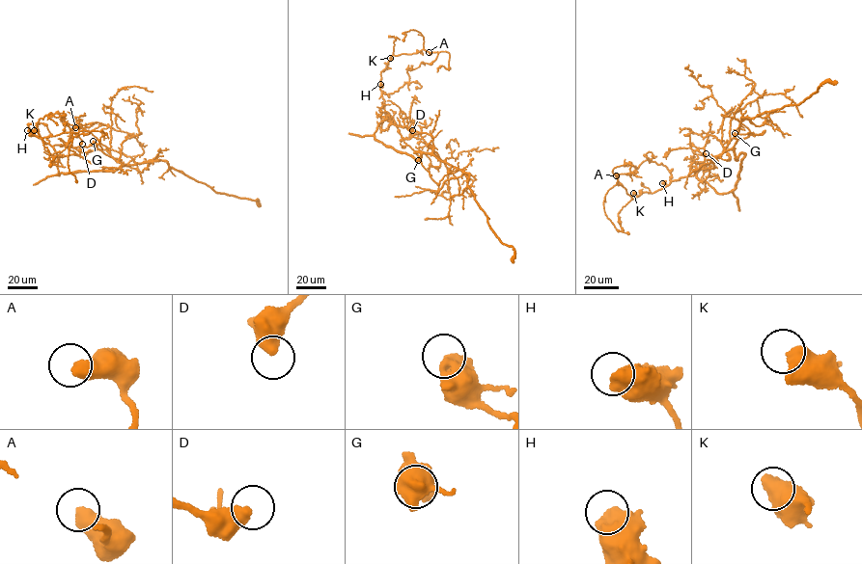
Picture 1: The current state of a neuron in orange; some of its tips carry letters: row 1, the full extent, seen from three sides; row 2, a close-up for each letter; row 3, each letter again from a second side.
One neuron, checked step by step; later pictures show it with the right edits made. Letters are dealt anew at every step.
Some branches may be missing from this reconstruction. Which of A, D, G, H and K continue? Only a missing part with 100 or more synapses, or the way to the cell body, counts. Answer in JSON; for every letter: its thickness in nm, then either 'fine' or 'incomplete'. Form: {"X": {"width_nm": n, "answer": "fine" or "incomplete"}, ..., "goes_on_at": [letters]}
{"A": {"width_nm": 550, "answer": "fine"}, "D": {"width_nm": 550, "answer": "fine"}, "G": {"width_nm": 650, "answer": "fine"}, "H": {"width_nm": 650, "answer": "fine"}, "K": {"width_nm": 600, "answer": "fine"}, "goes_on_at": []}

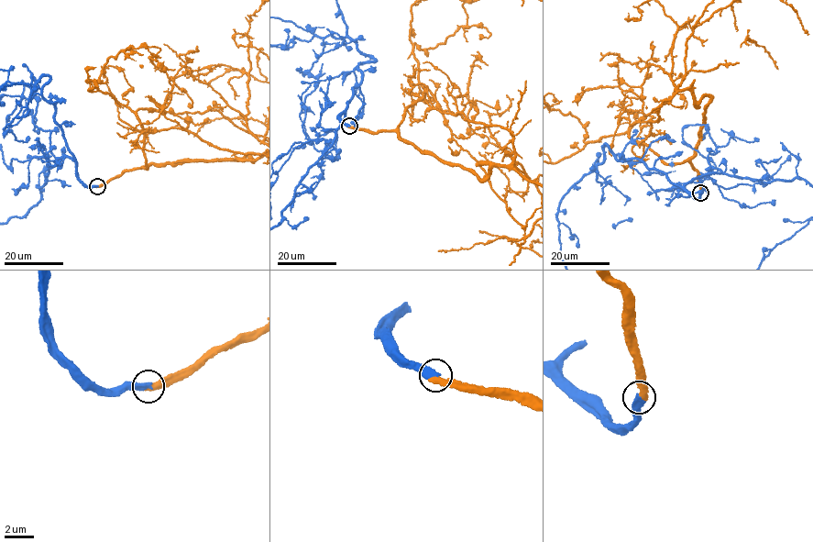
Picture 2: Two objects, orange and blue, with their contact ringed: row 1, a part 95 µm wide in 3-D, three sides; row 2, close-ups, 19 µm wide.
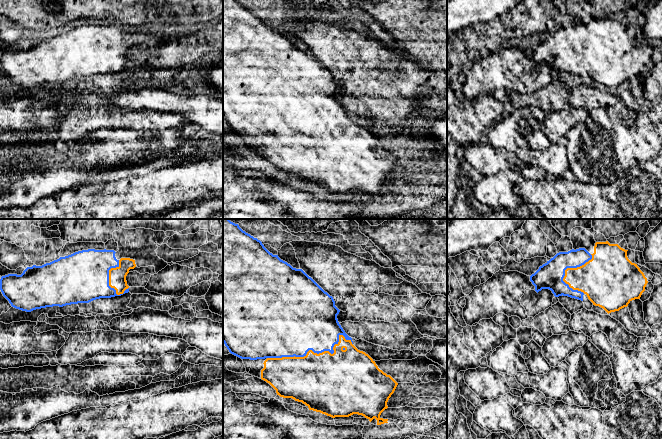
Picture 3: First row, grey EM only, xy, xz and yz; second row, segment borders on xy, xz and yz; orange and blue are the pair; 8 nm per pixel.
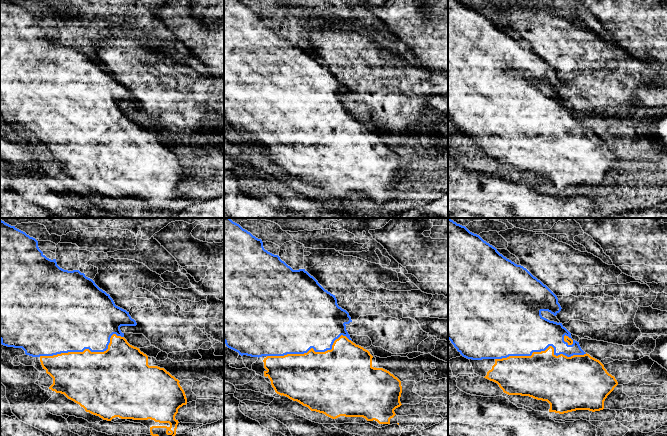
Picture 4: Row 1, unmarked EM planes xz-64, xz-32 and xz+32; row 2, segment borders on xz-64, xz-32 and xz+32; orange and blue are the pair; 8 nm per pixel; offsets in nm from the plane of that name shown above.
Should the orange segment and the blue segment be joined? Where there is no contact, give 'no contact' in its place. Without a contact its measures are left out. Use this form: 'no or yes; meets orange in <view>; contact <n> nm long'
yes; meets orange in xz; contact 700 nm long

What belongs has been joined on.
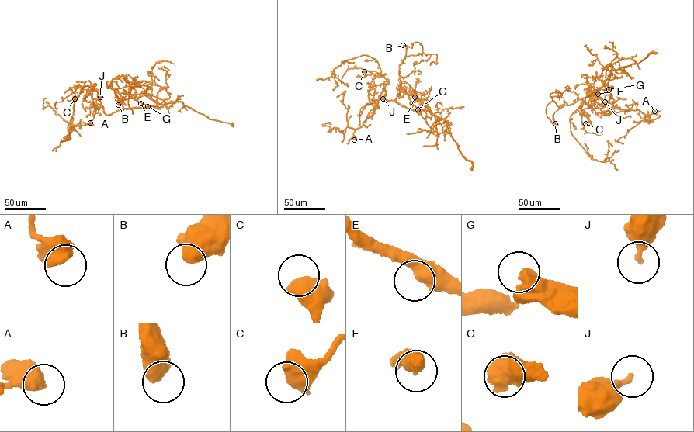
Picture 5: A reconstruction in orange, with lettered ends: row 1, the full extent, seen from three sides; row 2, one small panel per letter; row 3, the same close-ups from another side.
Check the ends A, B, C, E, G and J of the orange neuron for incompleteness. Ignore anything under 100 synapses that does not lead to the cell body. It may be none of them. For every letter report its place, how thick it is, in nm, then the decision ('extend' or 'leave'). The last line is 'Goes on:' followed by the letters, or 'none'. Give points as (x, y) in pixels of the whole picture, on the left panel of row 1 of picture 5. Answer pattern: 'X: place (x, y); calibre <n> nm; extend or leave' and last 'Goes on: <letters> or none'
A: place (90, 122); calibre 440 nm; leave
B: place (118, 105); calibre 700 nm; leave
C: place (74, 98); calibre 600 nm; leave
E: place (140, 103); calibre 440 nm; leave
G: place (147, 106); calibre 600 nm; extend
J: place (100, 97); calibre 360 nm; leave
Goes on: G

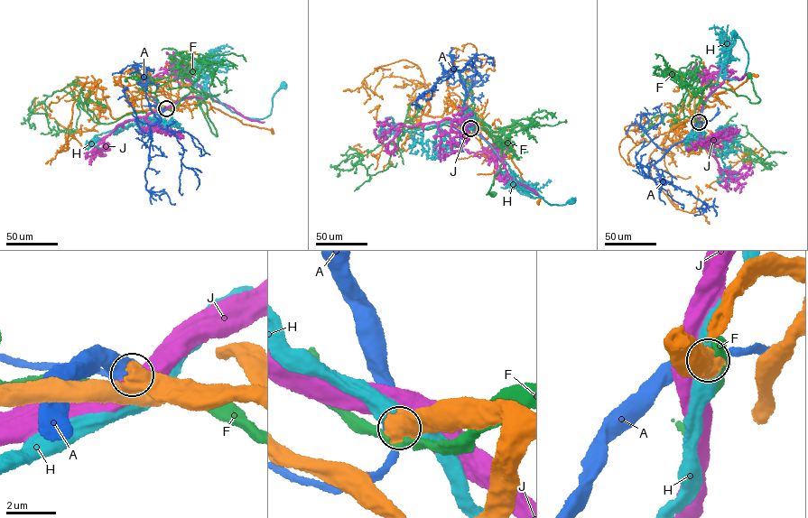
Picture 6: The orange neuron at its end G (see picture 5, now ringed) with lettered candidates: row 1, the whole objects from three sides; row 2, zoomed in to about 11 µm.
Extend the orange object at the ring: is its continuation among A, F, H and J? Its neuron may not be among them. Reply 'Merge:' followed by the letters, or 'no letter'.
Merge: A

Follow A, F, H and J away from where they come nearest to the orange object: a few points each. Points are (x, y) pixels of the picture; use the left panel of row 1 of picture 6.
A: (166, 108), (158, 114), (161, 120), (149, 125), (145, 186), (149, 190), (164, 191), (171, 204), (175, 203)
F: (166, 109), (173, 110), (181, 98), (193, 87), (202, 96), (217, 136), (211, 131), (198, 97)
H: (167, 109), (189, 97), (206, 95), (206, 86), (233, 112), (262, 119), (270, 114), (273, 97), (283, 84)
J: (166, 108), (186, 97), (204, 98), (208, 94), (176, 69), (145, 77)

